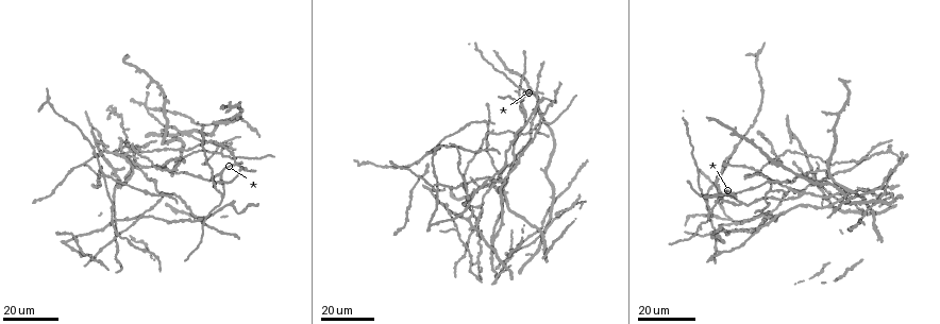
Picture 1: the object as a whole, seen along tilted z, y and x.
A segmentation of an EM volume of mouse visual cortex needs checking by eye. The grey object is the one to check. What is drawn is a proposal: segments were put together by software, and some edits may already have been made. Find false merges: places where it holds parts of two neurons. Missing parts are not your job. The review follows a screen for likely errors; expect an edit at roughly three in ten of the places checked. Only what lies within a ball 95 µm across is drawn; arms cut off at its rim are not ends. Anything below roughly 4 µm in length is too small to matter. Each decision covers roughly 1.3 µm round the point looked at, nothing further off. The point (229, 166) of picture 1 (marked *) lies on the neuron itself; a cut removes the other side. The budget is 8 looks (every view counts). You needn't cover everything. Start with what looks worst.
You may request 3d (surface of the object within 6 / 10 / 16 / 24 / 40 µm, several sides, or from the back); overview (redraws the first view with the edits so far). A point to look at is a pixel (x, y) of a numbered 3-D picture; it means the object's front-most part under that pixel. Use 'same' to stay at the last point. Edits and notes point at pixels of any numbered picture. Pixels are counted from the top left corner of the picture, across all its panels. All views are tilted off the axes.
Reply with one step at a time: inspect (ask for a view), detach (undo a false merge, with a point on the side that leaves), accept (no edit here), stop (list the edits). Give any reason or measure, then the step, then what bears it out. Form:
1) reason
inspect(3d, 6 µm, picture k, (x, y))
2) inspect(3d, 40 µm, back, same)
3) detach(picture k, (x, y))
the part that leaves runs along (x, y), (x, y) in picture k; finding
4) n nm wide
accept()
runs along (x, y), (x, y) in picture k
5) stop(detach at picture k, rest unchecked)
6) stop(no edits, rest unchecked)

three arms meet
inspect(3d, 16 µm, picture 1, (457, 228))

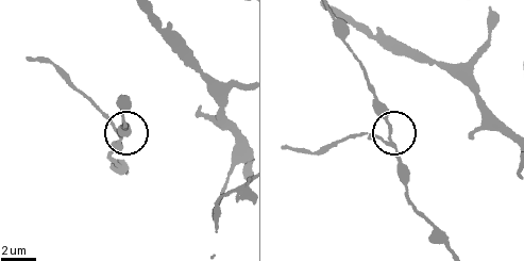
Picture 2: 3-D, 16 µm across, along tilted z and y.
inspect(3d, 10 µm, picture 2, (114, 130))

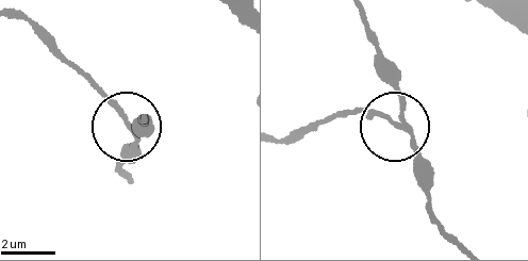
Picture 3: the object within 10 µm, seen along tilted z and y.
140 nm wide
detach(picture 3, (111, 101))
two neurons meet here

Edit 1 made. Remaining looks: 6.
three-way junction
inspect(3d, 24 µm, picture 1, (220, 171))

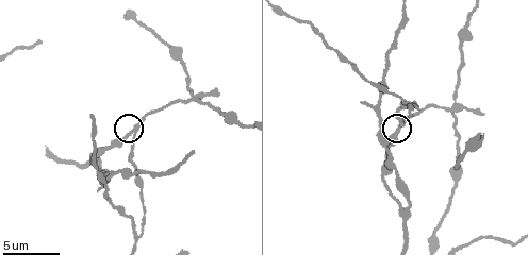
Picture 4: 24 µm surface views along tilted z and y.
inspect(3d, 10 µm, picture 4, (134, 132))

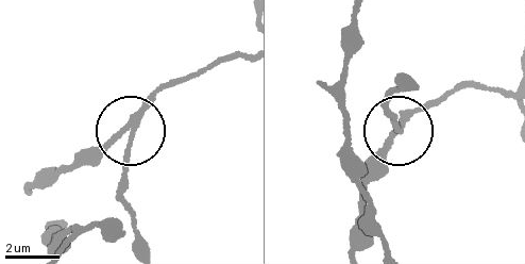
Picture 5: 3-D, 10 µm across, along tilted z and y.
inspect(3d, 6 µm, picture 5, (128, 135))

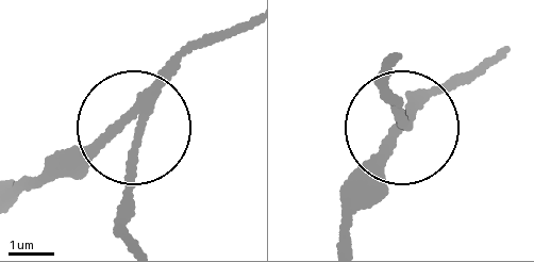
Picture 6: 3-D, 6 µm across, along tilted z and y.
accept()
runs along (246, 20), (192, 50), (145, 119), (121, 226) in picture 6; continuous, no second neuron

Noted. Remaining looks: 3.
two arms in line, one across
inspect(3d, 10 µm, picture 4, (134, 239))

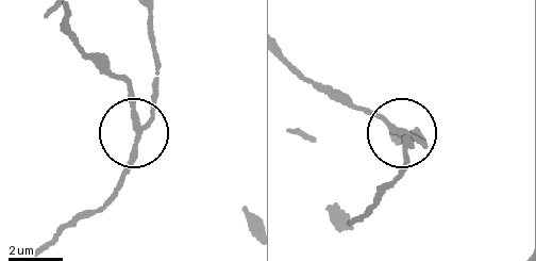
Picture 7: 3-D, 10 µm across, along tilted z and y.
3 arms
accept()
one neuron here

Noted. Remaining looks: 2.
two arms in line, one across
inspect(3d, 16 µm, picture 1, (104, 161))

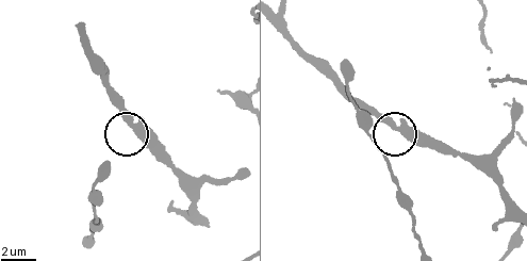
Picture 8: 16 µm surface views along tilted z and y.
inspect(3d, 6 µm, picture 8, (408, 134))

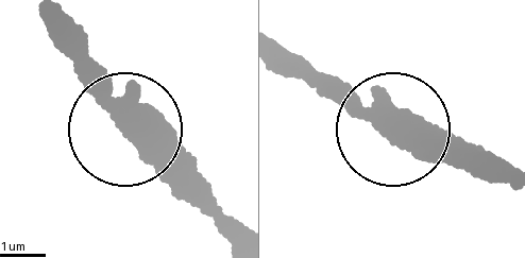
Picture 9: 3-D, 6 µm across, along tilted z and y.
390 nm wide
accept()
runs along (507, 178), (288, 76) in picture 9; one neuron here

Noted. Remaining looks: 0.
stop(detach at picture 3, rest unchecked)

